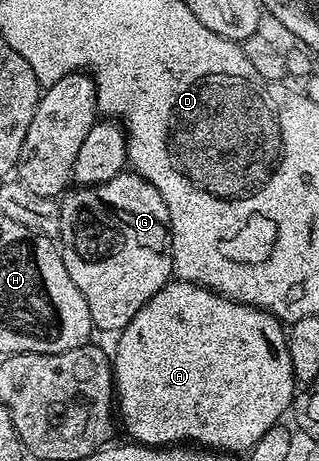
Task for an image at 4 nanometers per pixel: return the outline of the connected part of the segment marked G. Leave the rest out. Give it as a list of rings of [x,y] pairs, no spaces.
[[[122,172],[98,186],[66,189],[60,204],[59,249],[67,276],[83,292],[94,327],[120,332],[174,277],[167,204],[157,189],[135,172]]]

